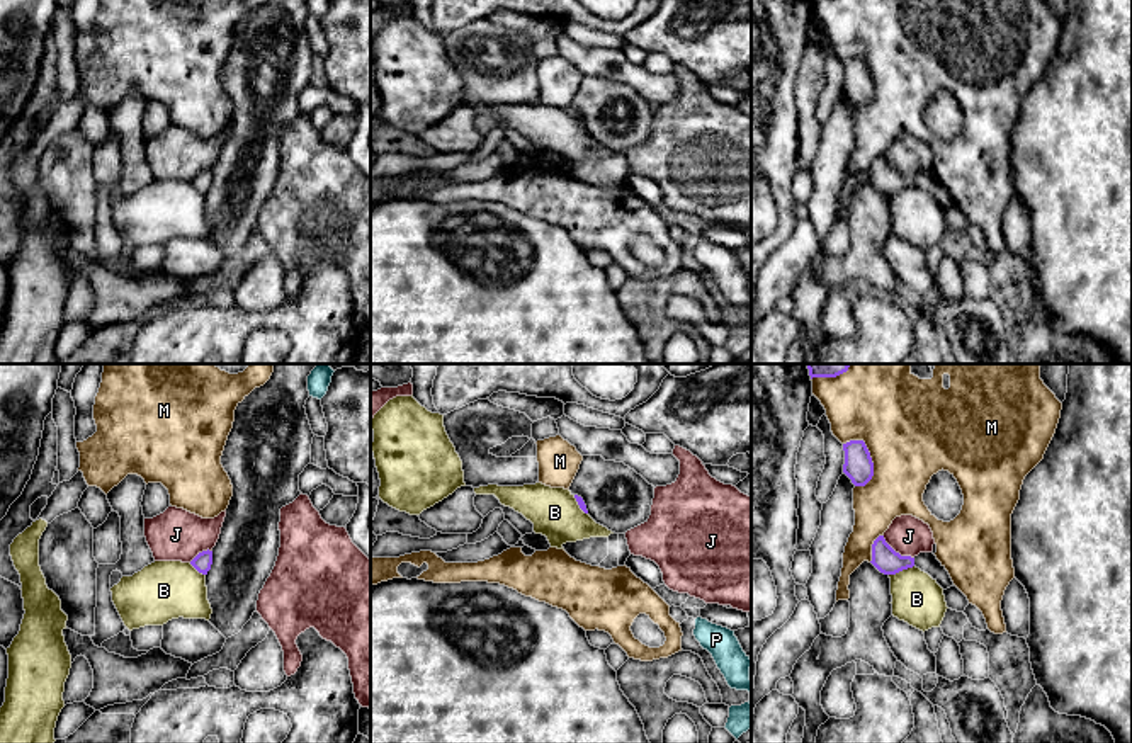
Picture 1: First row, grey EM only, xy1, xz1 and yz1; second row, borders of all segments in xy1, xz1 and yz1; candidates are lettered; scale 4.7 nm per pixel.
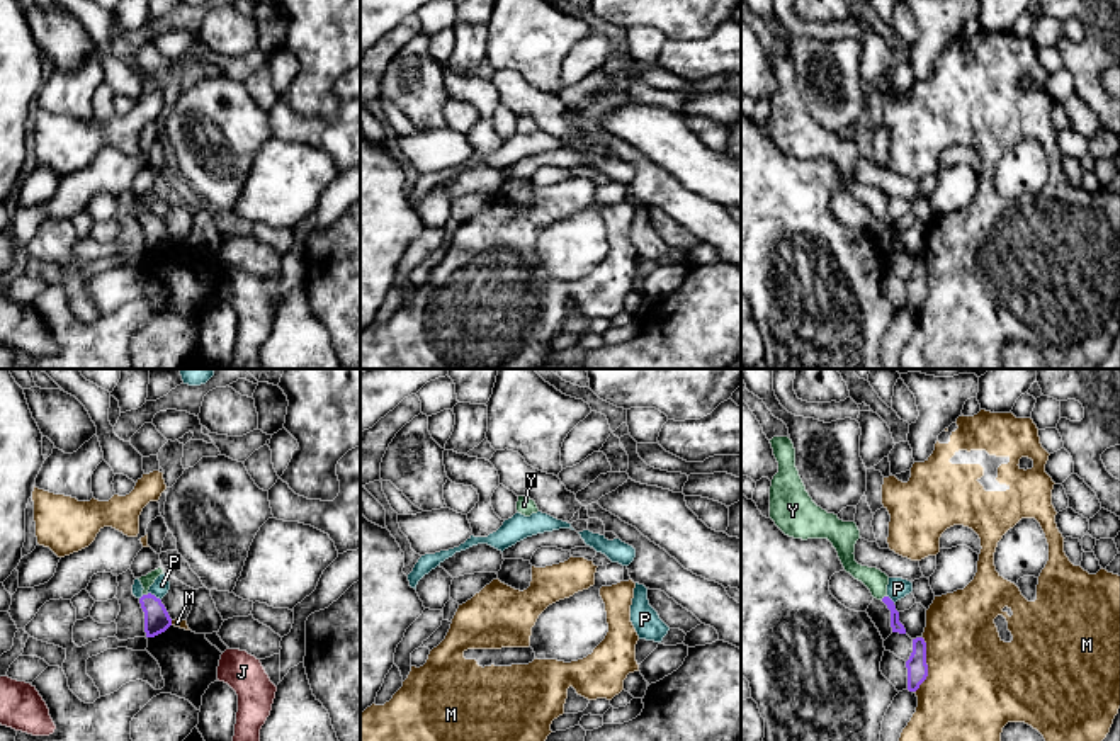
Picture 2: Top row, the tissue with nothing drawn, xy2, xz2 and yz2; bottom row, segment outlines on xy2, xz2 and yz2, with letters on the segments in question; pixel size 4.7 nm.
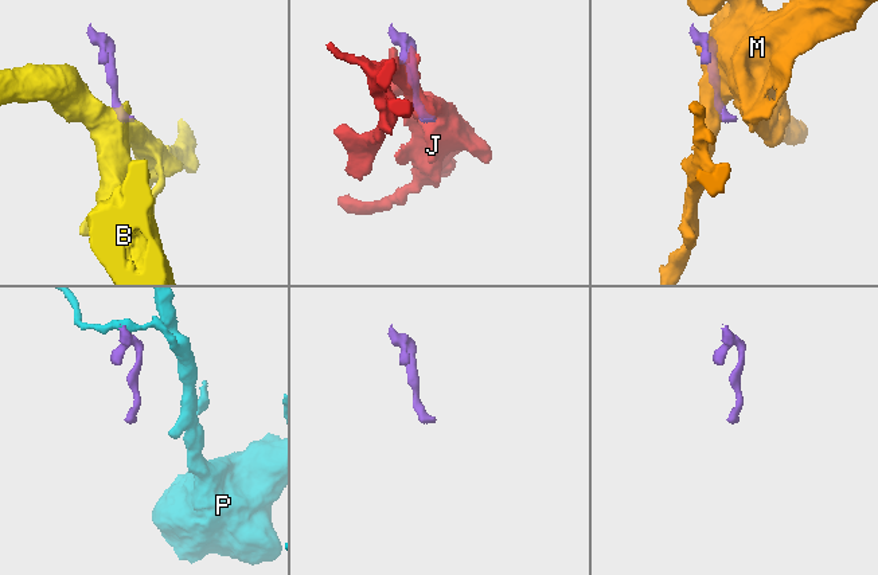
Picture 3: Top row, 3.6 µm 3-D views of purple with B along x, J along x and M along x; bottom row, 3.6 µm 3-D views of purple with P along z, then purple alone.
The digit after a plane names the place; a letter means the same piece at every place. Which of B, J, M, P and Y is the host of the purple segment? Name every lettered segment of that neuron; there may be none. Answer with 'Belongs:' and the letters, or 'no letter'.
Belongs: Y

